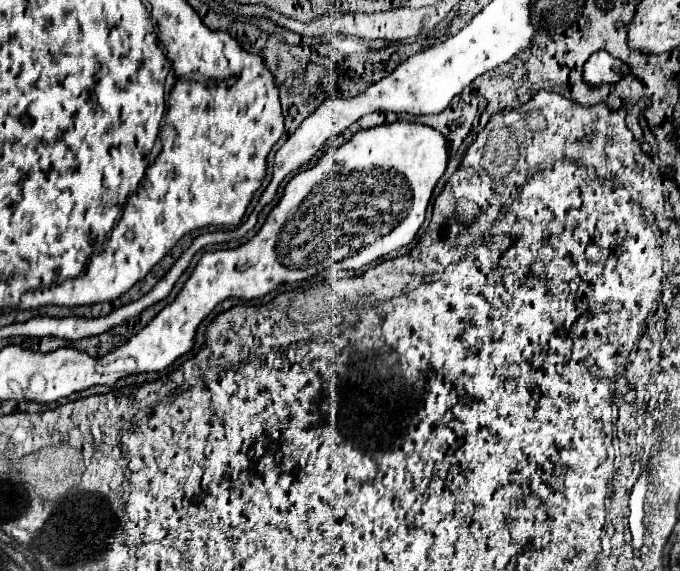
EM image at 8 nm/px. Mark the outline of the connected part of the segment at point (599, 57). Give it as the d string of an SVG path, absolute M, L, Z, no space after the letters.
M595 52L585 64L585 82L591 86L617 82L621 76L617 68L621 68L621 60L609 56L607 52Z

